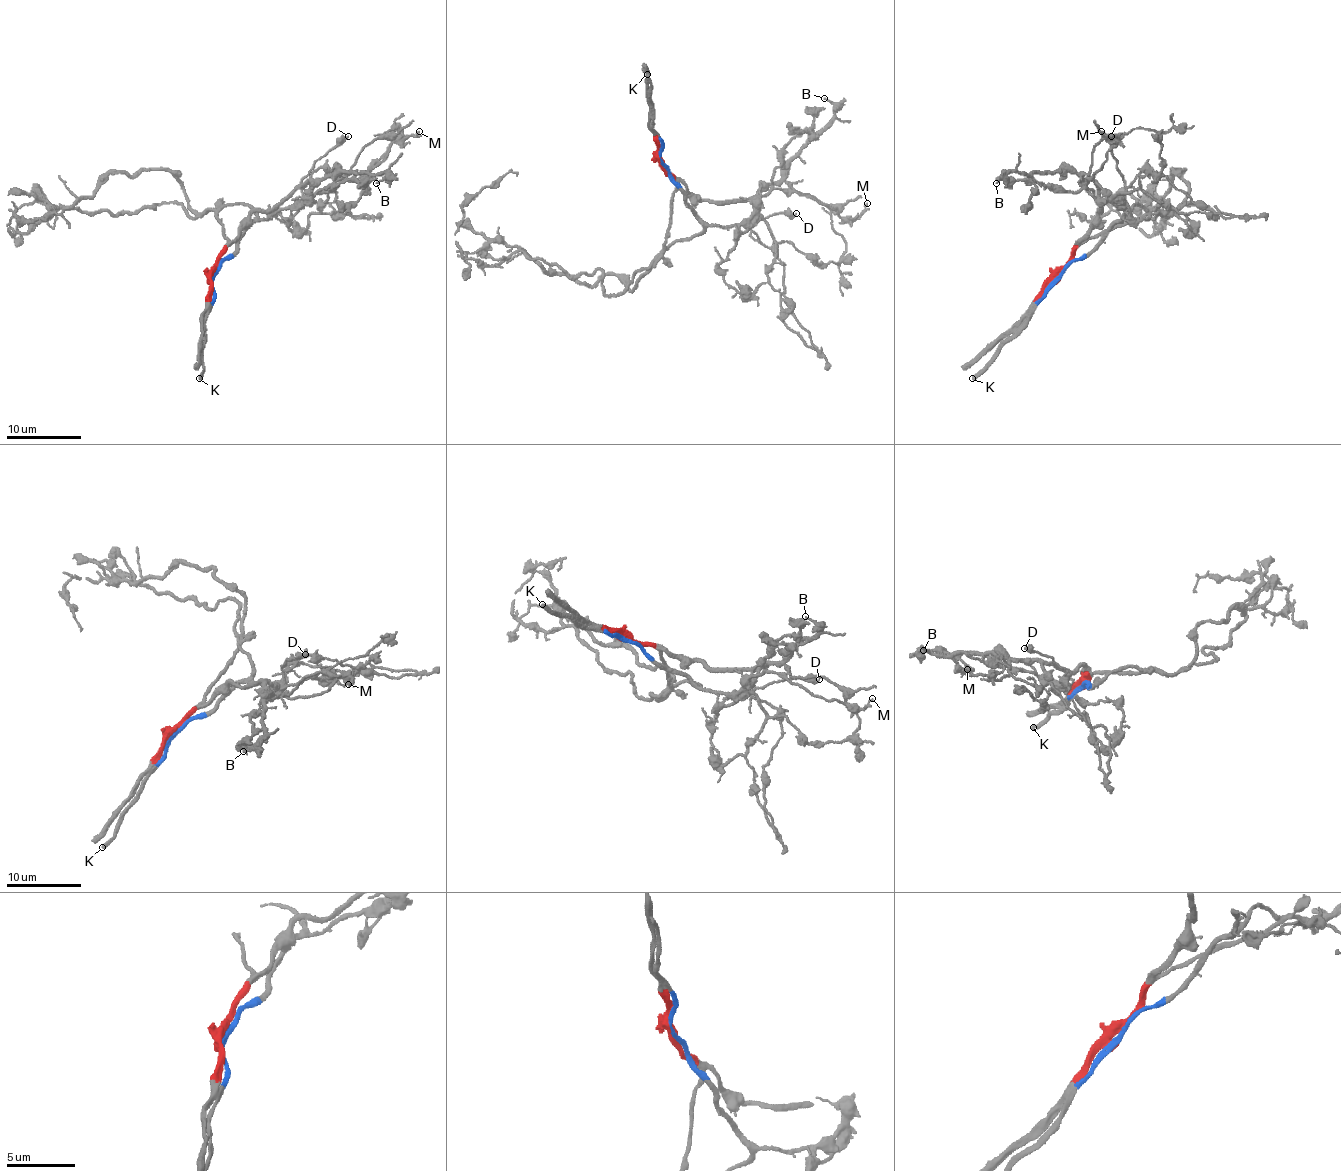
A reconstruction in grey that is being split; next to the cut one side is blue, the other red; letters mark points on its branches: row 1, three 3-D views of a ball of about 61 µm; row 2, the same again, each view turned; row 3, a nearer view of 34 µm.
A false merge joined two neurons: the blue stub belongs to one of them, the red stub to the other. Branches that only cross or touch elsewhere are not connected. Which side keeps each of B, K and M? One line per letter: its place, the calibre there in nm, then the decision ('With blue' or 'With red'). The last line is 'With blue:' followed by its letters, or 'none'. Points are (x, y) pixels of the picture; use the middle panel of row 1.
B: Place: (824, 98). Thickness 110 nm. With red
K: Place: (647, 74). Thickness 280 nm. With blue
M: Place: (867, 203). Thickness 130 nm. With blue
With blue: K, M

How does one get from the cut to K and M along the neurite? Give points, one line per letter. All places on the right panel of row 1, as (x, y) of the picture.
K: (1060, 274), (1030, 319), (972, 379)
M: (1060, 274), (1122, 218), (1122, 208), (1097, 199), (1086, 186), (1116, 143), (1116, 137), (1101, 132)

